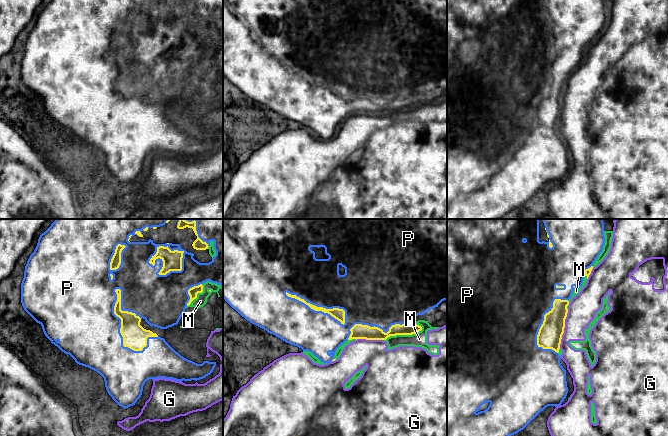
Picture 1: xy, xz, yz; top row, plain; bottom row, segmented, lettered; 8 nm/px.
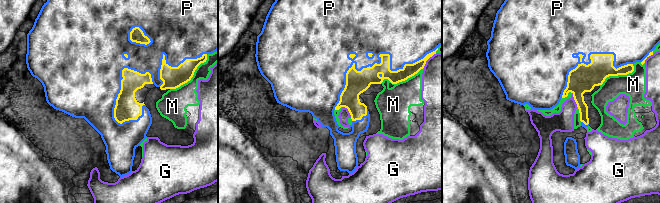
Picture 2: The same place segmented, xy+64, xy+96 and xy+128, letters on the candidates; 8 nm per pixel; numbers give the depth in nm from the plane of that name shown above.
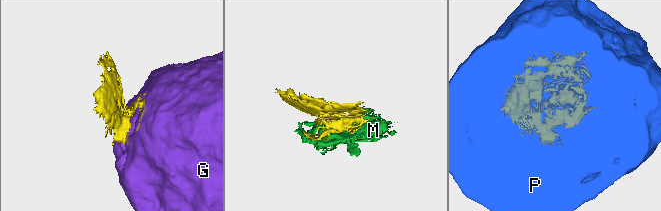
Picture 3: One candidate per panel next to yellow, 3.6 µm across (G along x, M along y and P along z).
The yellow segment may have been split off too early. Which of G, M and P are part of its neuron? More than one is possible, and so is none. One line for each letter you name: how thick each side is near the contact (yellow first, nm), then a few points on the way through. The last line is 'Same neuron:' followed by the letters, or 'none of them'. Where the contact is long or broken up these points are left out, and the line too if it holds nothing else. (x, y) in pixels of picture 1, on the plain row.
P: 190/460 nm
Same neuron: P

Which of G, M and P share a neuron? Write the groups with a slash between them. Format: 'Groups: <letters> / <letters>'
Groups: G M / P

